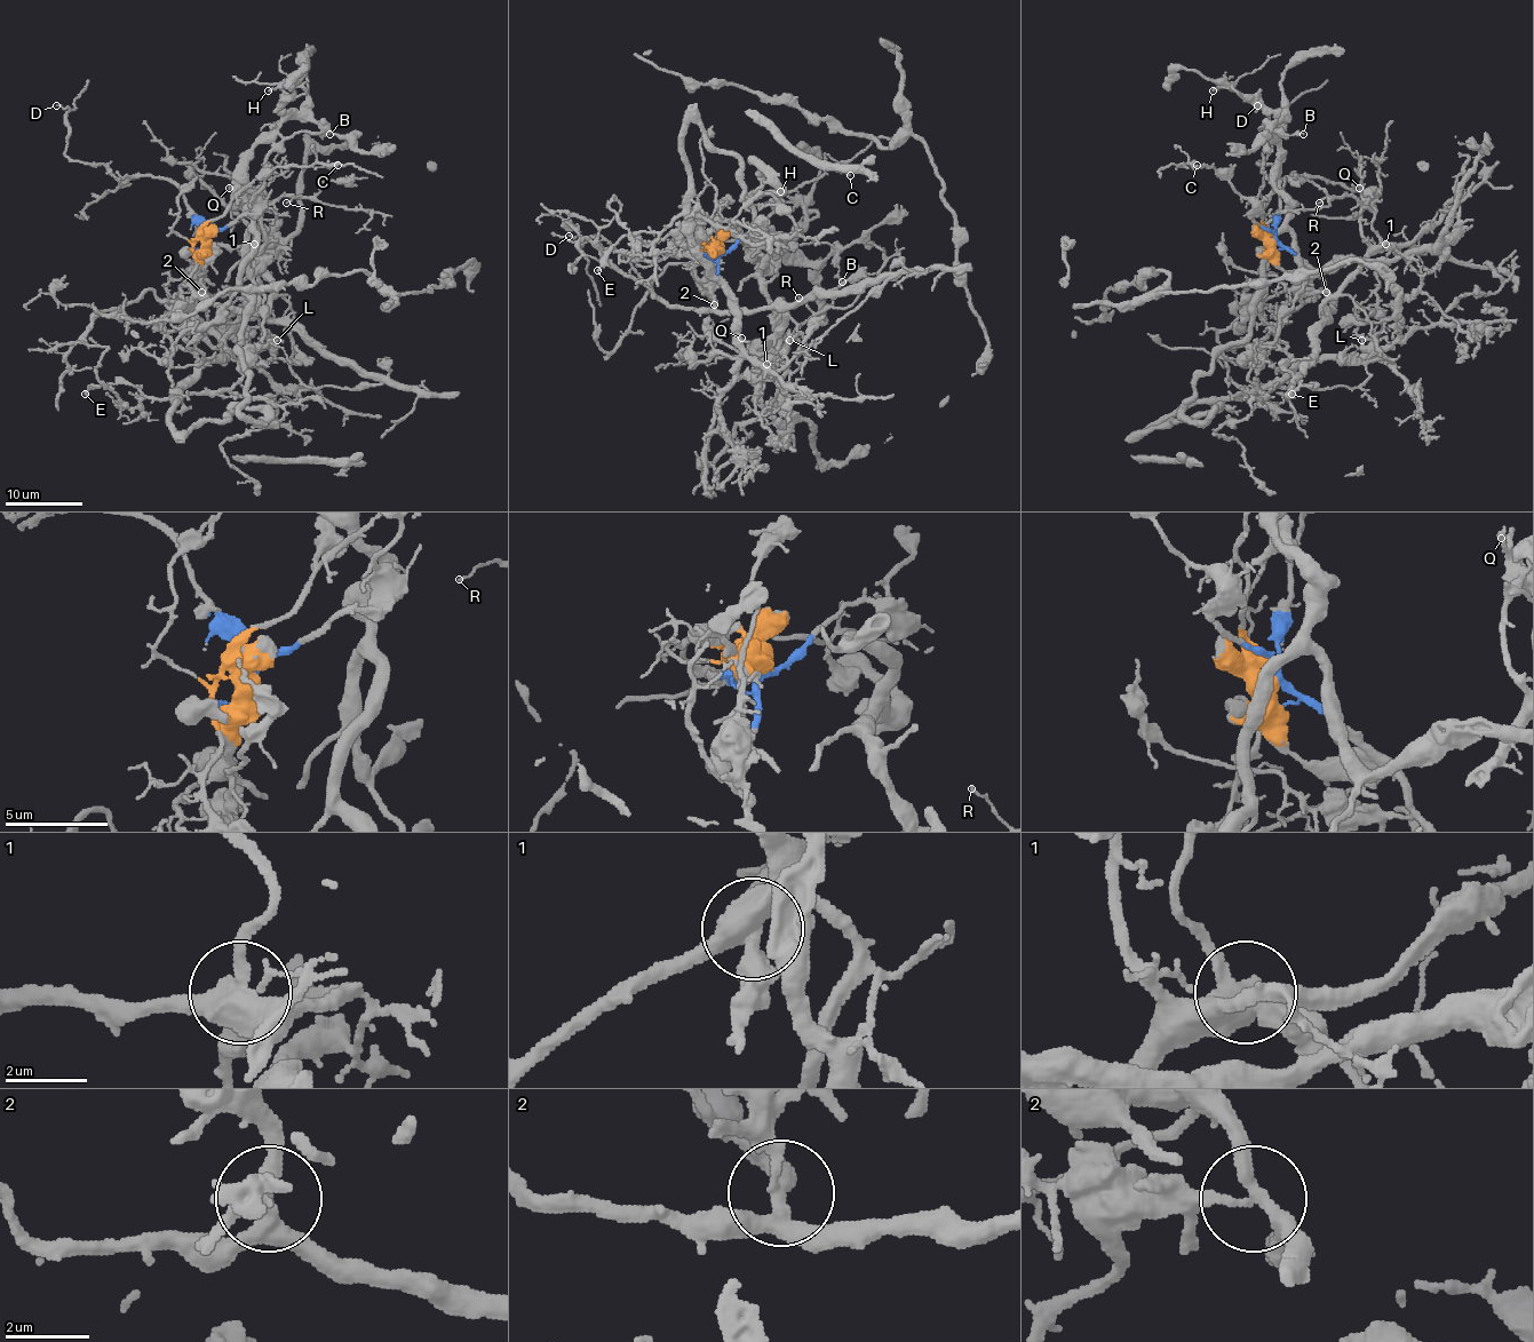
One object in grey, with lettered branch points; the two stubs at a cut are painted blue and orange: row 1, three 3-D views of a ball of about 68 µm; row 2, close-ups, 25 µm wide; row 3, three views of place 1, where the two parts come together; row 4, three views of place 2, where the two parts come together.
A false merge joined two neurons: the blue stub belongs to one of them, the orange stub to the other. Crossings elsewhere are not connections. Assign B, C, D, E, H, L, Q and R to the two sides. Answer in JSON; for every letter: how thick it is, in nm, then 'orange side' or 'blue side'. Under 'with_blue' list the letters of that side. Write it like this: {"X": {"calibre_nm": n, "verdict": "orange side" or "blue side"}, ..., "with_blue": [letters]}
{"B": {"calibre_nm": 120, "verdict": "orange side"}, "C": {"calibre_nm": 120, "verdict": "blue side"}, "D": {"calibre_nm": 90, "verdict": "blue side"}, "E": {"calibre_nm": 140, "verdict": "orange side"}, "H": {"calibre_nm": 150, "verdict": "orange side"}, "L": {"calibre_nm": 220, "verdict": "orange side"}, "Q": {"calibre_nm": 160, "verdict": "orange side"}, "R": {"calibre_nm": 90, "verdict": "blue side"}, "with_blue": ["C", "D", "R"]}

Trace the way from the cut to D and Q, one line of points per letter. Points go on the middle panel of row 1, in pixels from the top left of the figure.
D: (721, 254), (670, 264), (645, 282), (629, 260), (596, 235), (579, 251), (581, 239), (570, 235)
Q: (721, 254), (718, 240), (736, 240), (769, 262), (761, 285), (777, 349), (757, 399), (772, 351), (741, 338)

